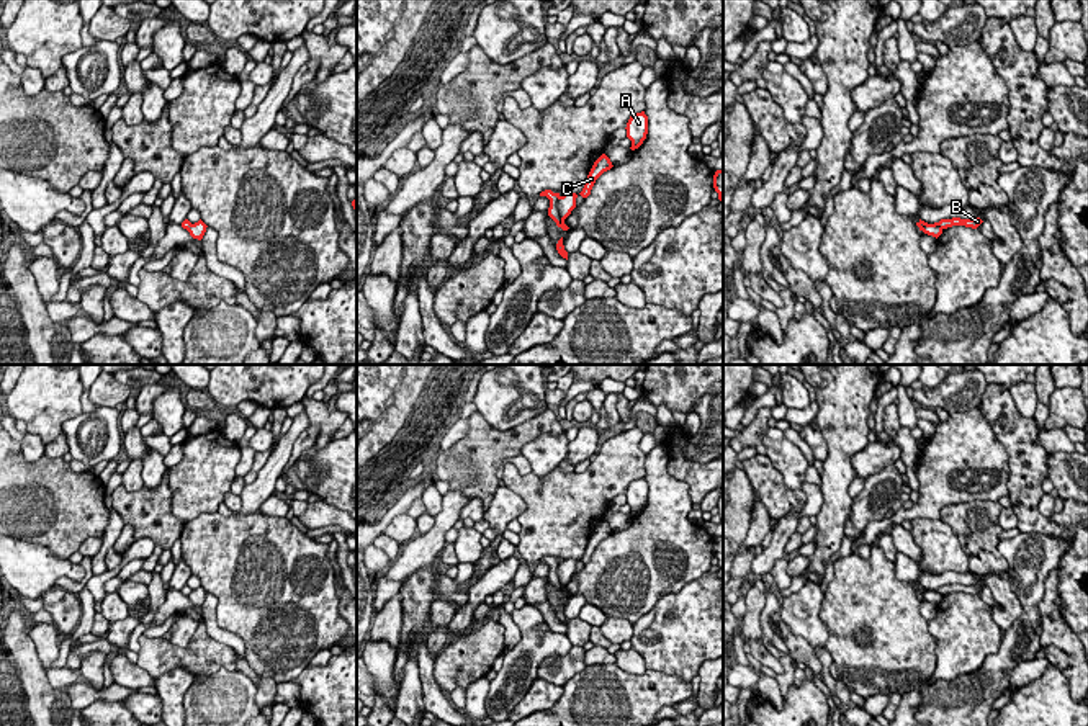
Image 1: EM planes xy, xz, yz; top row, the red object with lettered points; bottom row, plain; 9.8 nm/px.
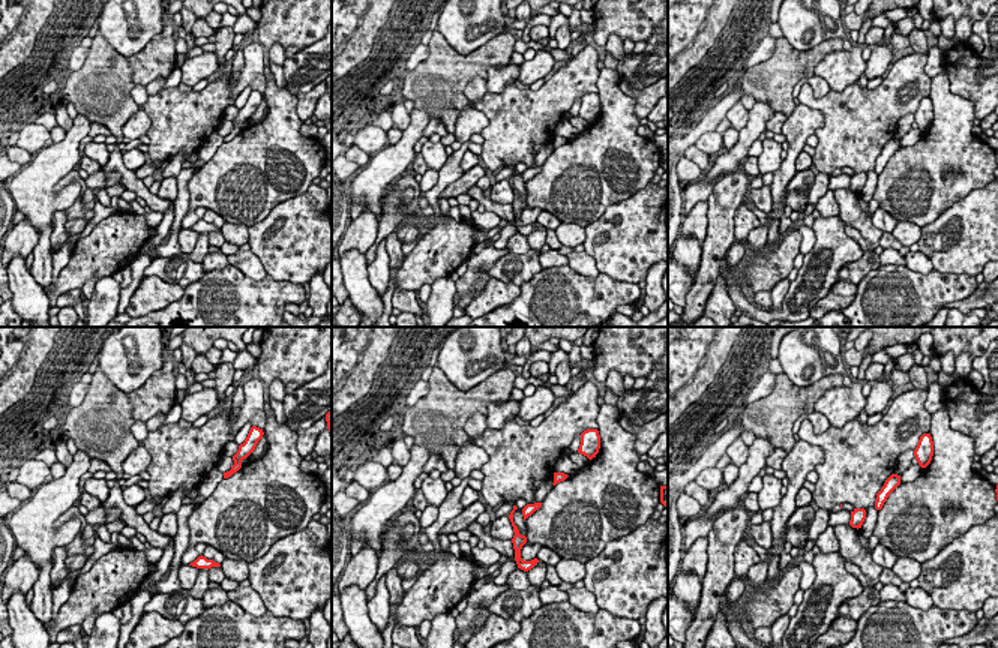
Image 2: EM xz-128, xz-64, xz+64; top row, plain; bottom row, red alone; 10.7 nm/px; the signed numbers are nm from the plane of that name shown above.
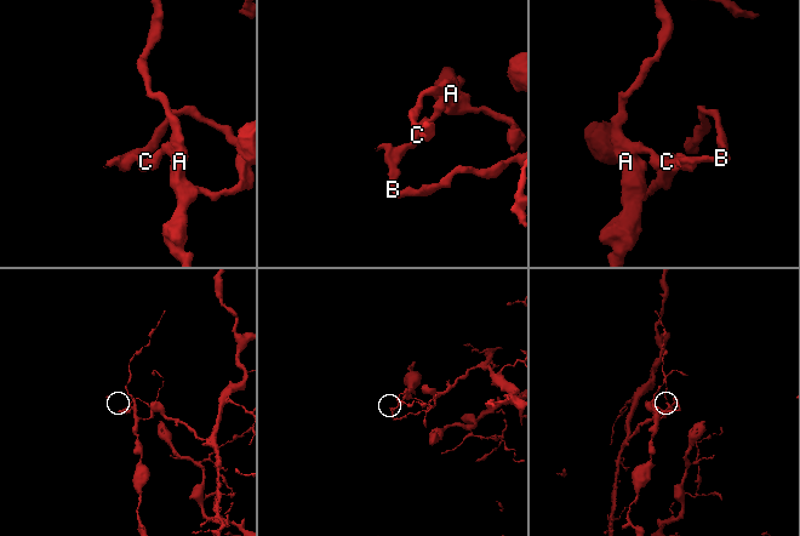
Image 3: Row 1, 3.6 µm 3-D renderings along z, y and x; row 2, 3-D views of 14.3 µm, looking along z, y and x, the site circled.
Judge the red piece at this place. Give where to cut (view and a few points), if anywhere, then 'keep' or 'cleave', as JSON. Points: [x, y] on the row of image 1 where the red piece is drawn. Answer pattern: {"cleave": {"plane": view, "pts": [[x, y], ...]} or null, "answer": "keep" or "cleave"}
{"cleave": {"plane": "xz", "pts": [[558, 197], [557, 208], [563, 219]]}, "answer": "cleave"}

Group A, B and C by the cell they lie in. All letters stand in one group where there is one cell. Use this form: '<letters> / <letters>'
A C / B

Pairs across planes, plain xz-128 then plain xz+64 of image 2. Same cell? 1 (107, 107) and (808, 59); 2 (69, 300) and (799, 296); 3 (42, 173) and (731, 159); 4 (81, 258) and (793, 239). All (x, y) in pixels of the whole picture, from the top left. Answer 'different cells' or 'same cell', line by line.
1: same cell
2: same cell
3: same cell
4: same cell

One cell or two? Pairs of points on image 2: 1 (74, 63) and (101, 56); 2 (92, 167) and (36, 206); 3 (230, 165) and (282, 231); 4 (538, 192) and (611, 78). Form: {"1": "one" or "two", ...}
{"1": "two", "2": "two", "3": "two", "4": "one"}

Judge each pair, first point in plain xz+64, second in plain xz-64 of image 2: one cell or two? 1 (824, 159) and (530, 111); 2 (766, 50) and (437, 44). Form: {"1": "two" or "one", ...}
{"1": "one", "2": "two"}

